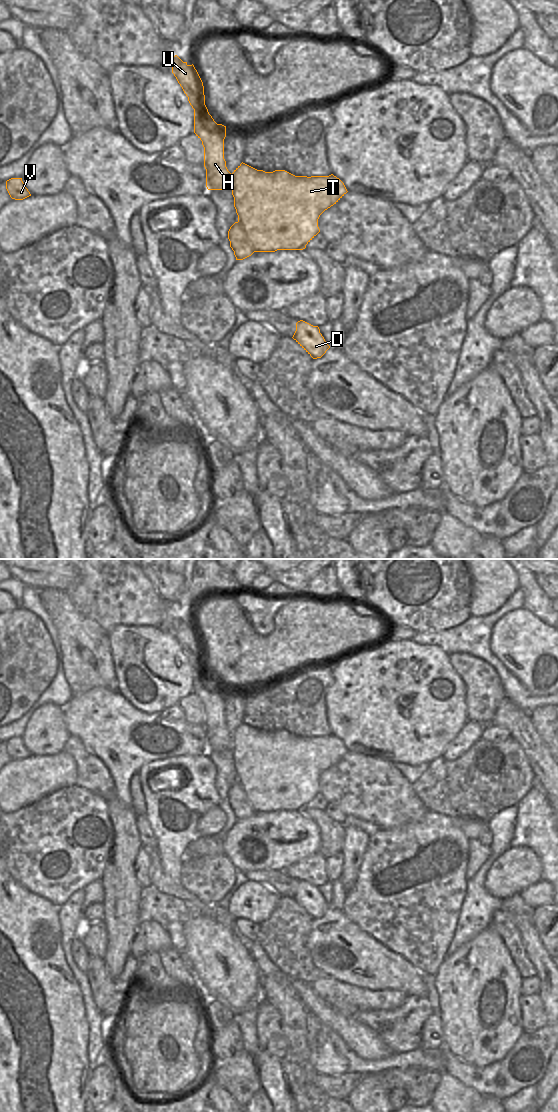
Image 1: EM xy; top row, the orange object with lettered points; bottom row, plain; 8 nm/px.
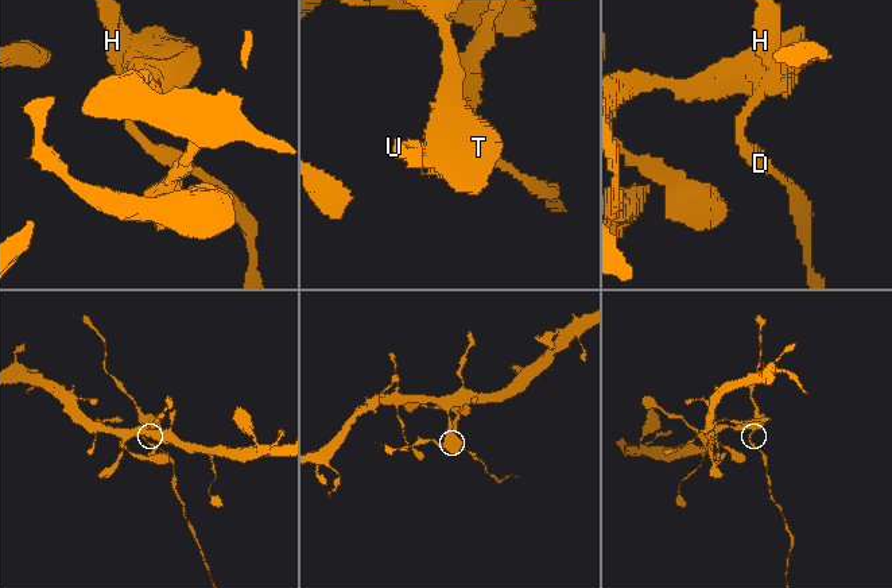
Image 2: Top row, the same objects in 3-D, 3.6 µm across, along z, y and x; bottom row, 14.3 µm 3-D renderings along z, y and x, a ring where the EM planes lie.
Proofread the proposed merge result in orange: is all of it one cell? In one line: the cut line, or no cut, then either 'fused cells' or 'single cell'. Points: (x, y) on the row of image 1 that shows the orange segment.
cut in xy along (238, 221), (254, 251); fused cells

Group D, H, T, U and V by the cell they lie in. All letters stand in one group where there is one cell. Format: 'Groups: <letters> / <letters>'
Groups: D H U / T V

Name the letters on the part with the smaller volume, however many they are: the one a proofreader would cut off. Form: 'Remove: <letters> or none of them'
Remove: D, H, U

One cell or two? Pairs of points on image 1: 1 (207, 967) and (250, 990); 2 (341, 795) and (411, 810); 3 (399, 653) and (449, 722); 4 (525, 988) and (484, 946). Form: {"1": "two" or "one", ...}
{"1": "one", "2": "one", "3": "one", "4": "two"}

